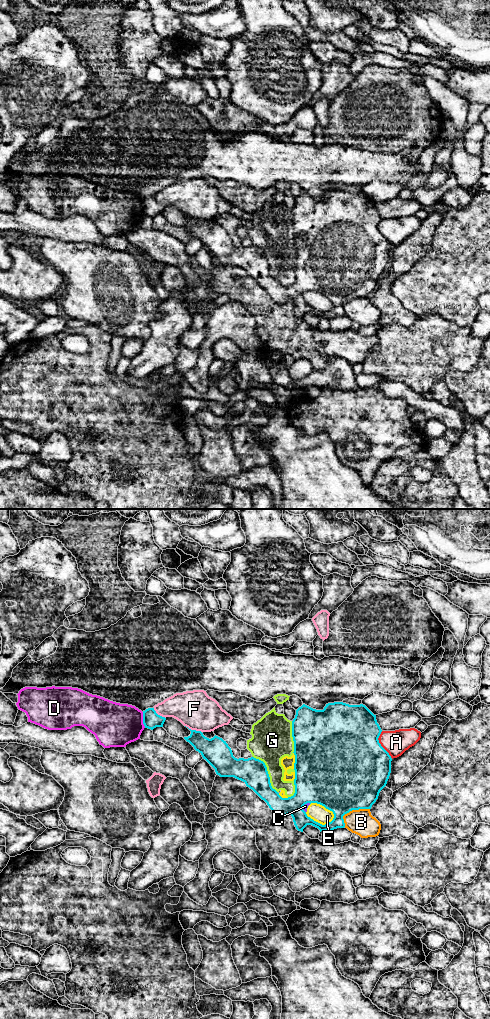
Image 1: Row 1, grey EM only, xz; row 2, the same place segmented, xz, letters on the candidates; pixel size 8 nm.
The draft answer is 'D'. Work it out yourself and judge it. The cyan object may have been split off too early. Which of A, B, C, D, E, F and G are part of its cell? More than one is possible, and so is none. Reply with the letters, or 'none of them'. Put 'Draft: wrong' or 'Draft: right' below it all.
none of them
Draft: wrong

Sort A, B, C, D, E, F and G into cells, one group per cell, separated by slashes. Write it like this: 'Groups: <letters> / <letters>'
Groups: A / B / C E G / D / F

